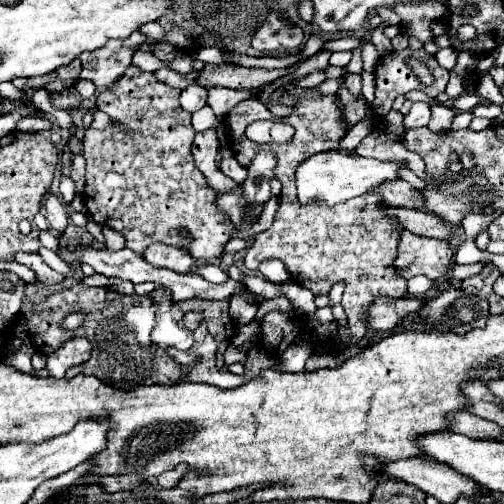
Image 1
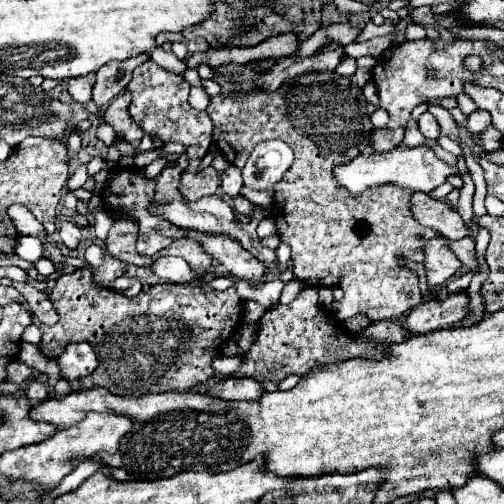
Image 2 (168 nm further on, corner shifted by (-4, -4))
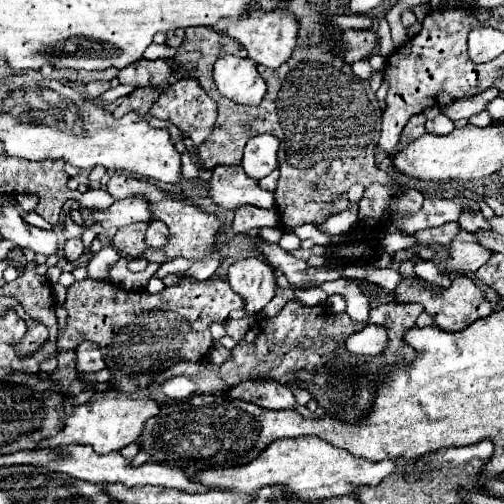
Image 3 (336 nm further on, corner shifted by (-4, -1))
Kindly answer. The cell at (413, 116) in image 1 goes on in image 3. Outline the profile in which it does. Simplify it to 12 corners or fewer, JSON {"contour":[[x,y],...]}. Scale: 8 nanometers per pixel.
{"contour":[[447,115],[427,121],[427,133],[447,135],[455,129]]}

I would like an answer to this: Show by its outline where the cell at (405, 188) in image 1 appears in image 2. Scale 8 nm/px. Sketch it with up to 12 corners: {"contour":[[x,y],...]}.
{"contour":[[413,194],[413,216],[449,240],[471,236],[449,204]]}

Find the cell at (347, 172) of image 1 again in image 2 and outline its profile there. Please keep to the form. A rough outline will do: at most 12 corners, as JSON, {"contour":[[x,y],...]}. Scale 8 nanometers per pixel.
{"contour":[[399,146],[335,168],[351,196],[381,186],[431,192],[459,176],[429,146]]}

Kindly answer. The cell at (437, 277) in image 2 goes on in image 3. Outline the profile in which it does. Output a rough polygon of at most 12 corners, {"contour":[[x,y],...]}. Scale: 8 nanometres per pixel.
{"contour":[[461,229],[449,245],[445,275],[475,273],[491,251]]}

